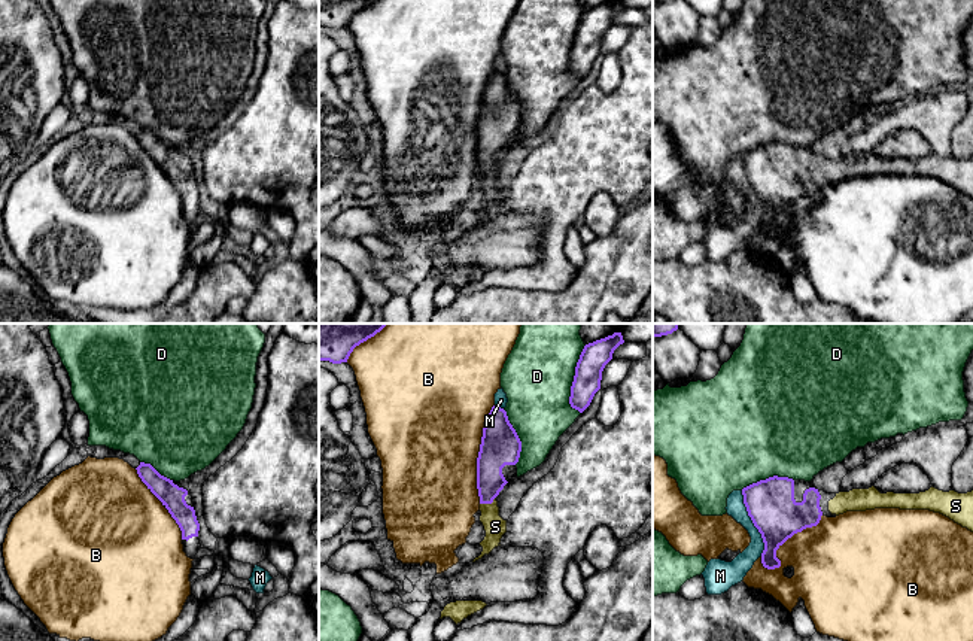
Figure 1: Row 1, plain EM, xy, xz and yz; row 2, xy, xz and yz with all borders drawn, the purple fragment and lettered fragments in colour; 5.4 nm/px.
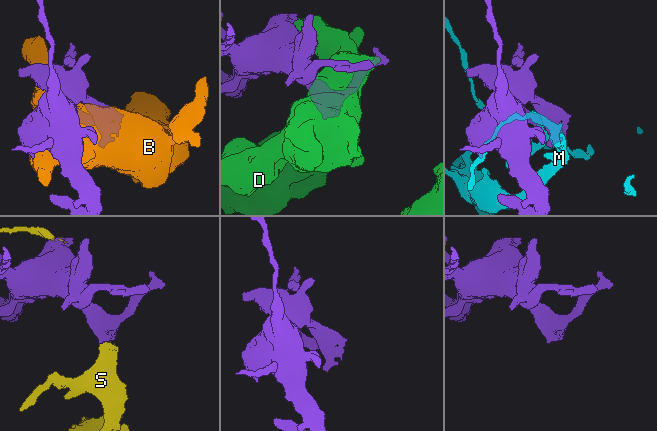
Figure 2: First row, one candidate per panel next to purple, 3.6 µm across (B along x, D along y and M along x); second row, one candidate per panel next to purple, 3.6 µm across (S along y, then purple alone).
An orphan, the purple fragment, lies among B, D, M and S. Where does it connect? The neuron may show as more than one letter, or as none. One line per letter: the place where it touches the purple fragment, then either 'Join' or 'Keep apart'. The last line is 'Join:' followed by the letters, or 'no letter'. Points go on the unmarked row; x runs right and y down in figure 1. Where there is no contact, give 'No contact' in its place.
B: Touches purple at xz (479, 120). Keep apart
D: Touches purple at xz (574, 46). Keep apart
M: Touches purple at yz (753, 188). Keep apart
S: Touches purple at xz (487, 169). Join
Join: S

